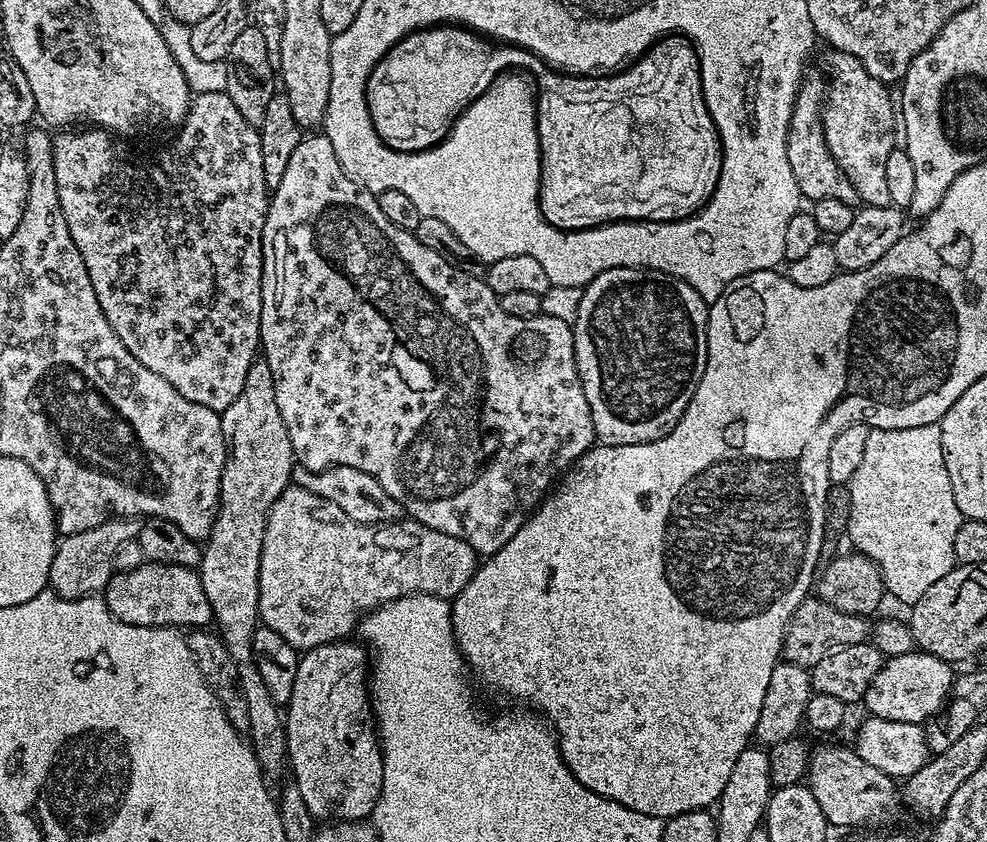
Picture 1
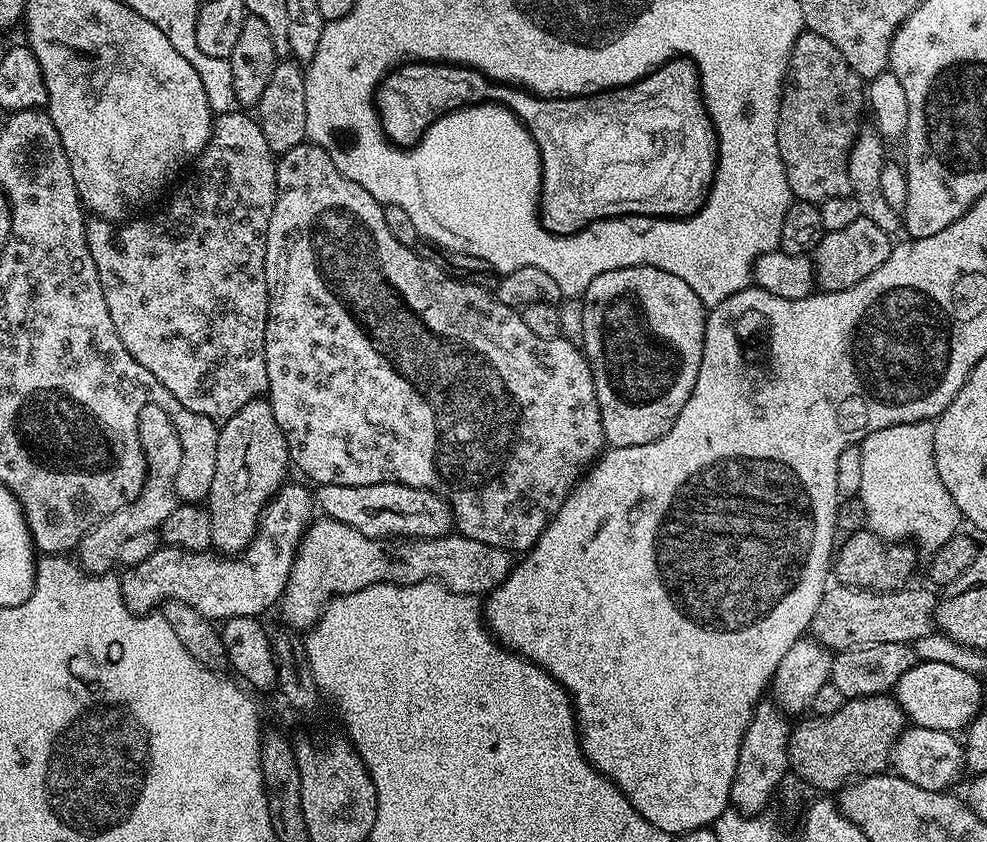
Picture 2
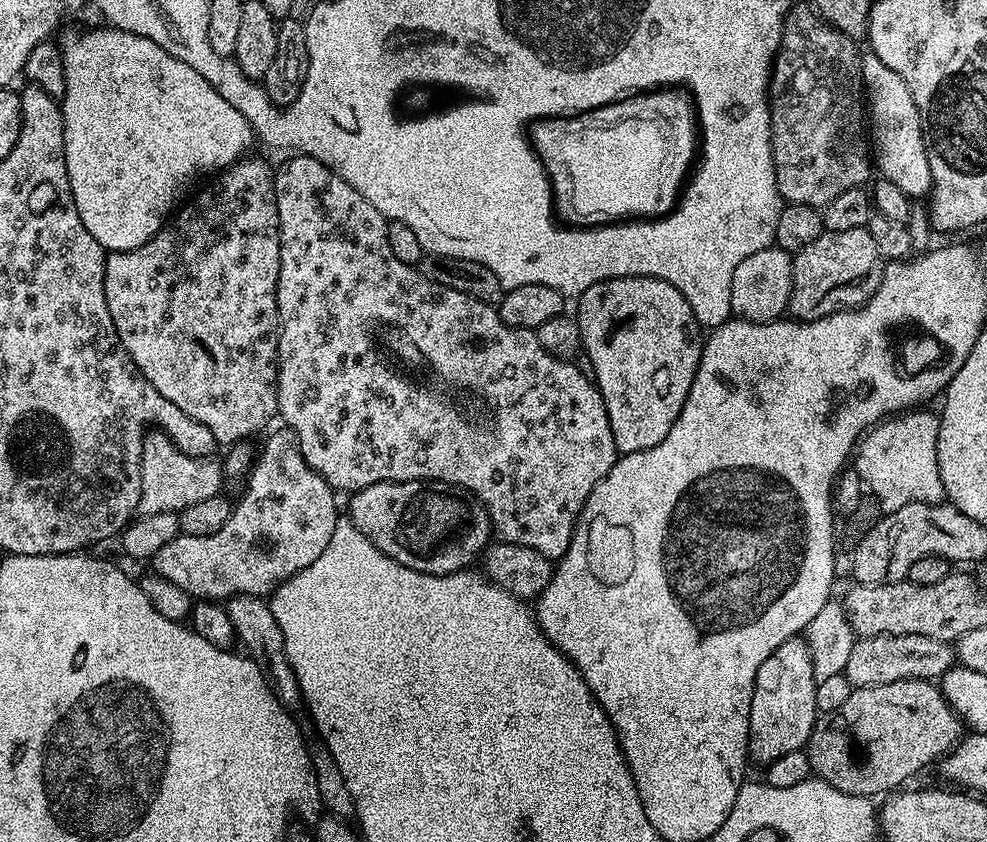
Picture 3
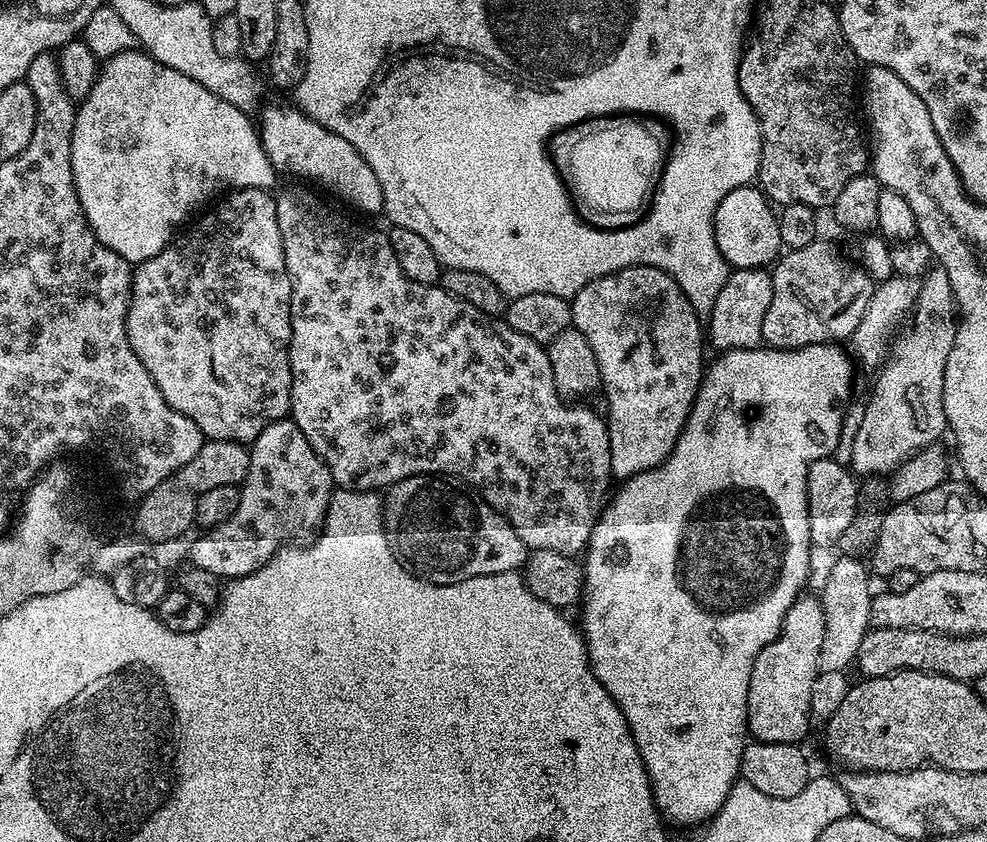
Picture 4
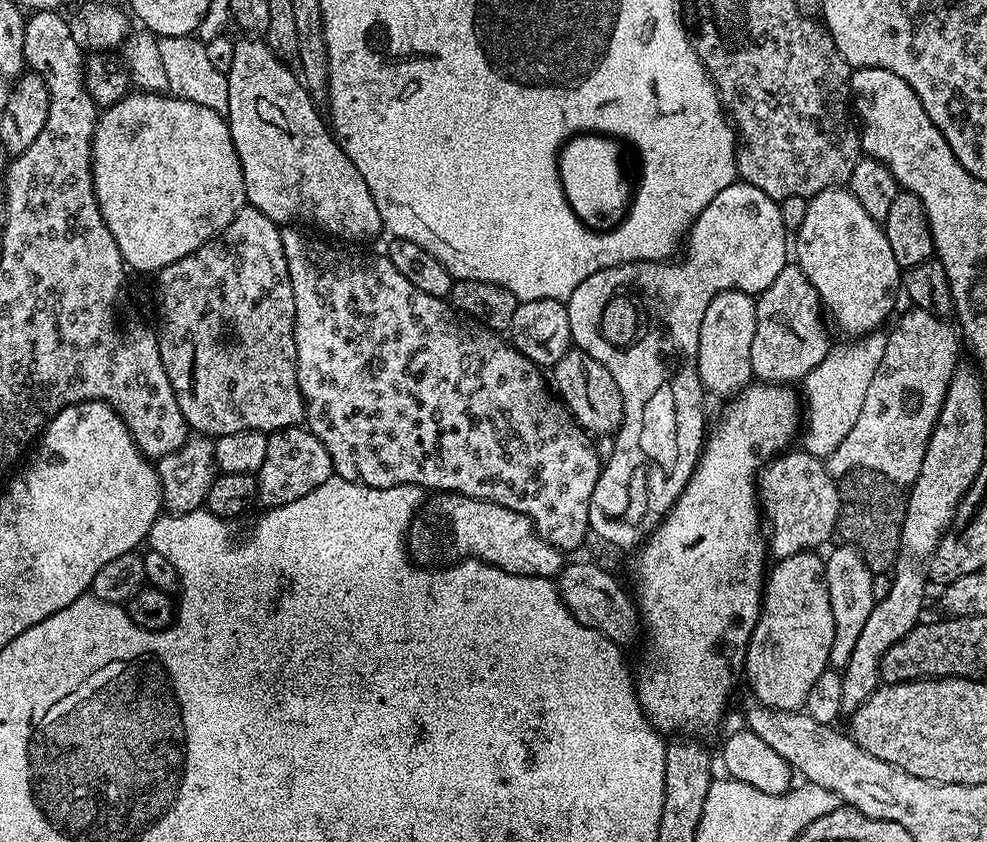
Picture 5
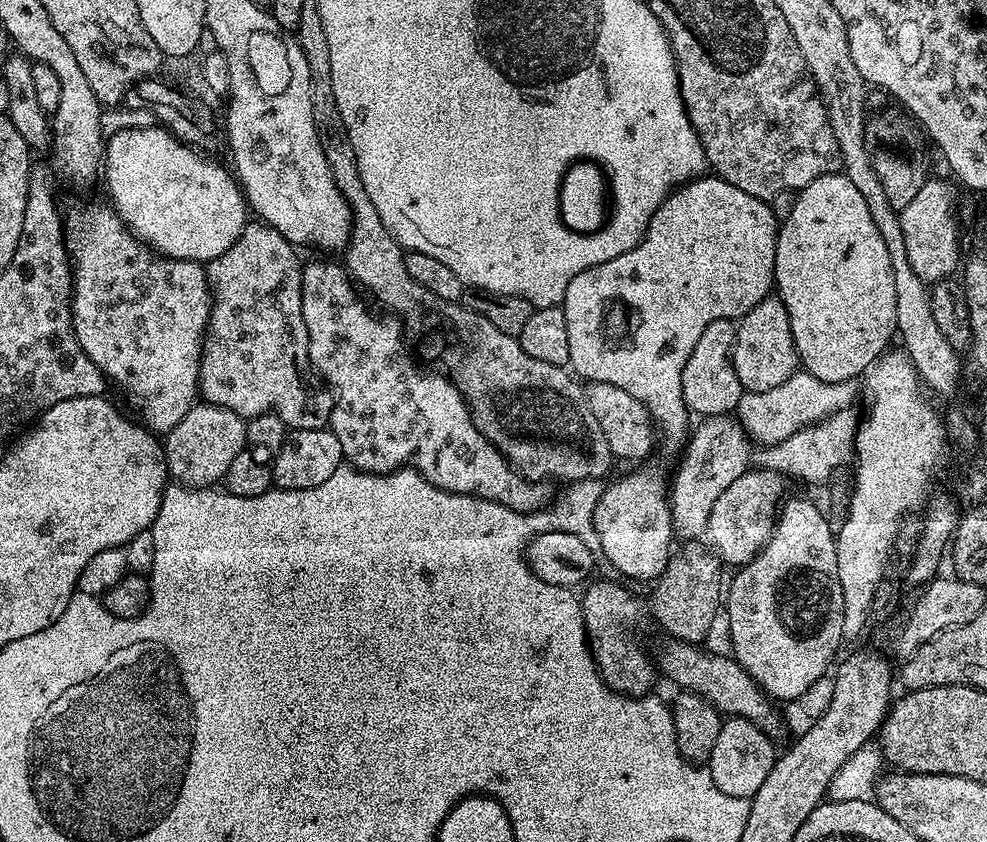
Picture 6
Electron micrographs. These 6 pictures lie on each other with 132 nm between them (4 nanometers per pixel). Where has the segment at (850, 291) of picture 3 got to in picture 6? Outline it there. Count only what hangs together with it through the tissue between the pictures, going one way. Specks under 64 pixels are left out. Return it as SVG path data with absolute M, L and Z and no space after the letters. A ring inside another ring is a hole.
M775 295L765 296L762 302L758 302L758 306L739 317L736 341L732 347L732 365L745 392L766 391L782 386L798 371L790 318L786 314L786 306Z

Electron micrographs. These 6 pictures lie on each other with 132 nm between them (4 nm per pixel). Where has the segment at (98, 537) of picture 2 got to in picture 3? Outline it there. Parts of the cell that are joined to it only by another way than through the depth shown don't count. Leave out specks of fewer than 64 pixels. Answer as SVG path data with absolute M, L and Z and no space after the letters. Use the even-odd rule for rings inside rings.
M152 430L139 441L140 446L140 490L134 500L134 508L141 516L180 513L194 502L221 495L226 477L221 461L207 456L182 454L174 441L159 430Z

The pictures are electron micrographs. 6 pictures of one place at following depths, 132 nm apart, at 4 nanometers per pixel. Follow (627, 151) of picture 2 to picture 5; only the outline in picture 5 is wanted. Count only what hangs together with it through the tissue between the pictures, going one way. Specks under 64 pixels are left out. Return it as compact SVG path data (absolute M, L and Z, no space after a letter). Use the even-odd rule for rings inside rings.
M581 134L572 137L560 150L558 163L560 181L573 213L593 230L615 228L628 211L634 188L628 185L624 173L624 156L620 153L621 141L599 134Z

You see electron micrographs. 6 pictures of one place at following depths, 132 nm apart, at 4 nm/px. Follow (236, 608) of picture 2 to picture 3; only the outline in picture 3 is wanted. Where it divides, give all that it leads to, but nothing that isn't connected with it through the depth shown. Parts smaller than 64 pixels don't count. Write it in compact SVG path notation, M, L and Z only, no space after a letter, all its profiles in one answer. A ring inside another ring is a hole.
M283 426L277 428L277 432L269 431L263 437L264 445L258 448L252 471L246 477L248 489L240 501L235 501L232 516L226 526L222 526L222 530L215 534L181 534L166 542L166 546L162 546L162 550L158 550L158 554L151 558L150 567L155 575L166 578L166 582L174 582L174 586L182 586L182 590L186 590L193 598L213 602L224 602L229 596L240 594L268 598L276 591L277 586L294 574L306 570L306 566L310 566L310 562L314 562L314 558L318 558L318 554L322 554L326 546L330 546L330 538L338 519L337 493L309 466L306 458L302 458L296 435Z

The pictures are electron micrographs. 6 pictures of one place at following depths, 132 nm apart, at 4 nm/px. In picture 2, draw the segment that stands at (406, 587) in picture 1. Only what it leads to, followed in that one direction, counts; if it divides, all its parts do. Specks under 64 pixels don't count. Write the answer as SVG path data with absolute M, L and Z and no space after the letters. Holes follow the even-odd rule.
M316 518L300 540L288 585L280 597L278 613L288 623L285 625L289 629L307 630L316 623L325 604L333 596L357 592L371 584L417 584L423 580L435 580L458 594L480 598L500 587L513 567L513 557L505 548L459 534L439 536L433 540L376 540L354 530L354 526Z

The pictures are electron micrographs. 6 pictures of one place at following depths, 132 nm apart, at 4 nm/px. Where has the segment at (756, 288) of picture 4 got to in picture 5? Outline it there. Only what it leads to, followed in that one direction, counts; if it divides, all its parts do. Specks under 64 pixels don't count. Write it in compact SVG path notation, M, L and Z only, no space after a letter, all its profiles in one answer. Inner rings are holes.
M743 288L719 292L706 306L702 330L698 330L698 378L705 393L731 398L753 383L750 346L754 342L755 325L756 301L753 293Z

